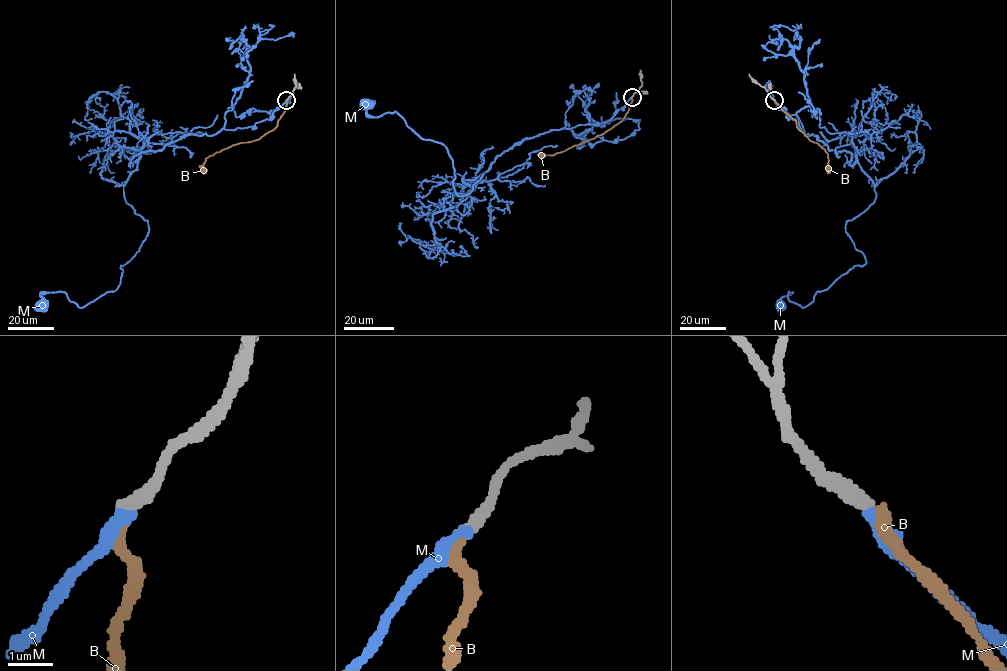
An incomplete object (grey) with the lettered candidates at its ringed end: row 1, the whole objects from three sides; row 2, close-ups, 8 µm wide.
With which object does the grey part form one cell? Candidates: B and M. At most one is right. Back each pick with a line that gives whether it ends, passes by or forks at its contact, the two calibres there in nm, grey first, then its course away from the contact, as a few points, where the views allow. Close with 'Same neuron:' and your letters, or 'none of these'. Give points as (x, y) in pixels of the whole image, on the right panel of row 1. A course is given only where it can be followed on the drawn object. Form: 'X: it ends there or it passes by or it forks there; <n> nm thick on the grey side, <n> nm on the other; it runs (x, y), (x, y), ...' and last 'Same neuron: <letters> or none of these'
M: it ends there; 320 nm thick on the grey side, 280 nm on the other; it runs (774, 99), (806, 135), (851, 154), (876, 193), (845, 229), (866, 263), (807, 305), (789, 291), (781, 305)
Same neuron: M

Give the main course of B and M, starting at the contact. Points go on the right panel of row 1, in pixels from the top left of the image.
B: (774, 99), (796, 121), (798, 129), (828, 154), (828, 173)
M: (774, 99), (806, 135), (851, 154), (876, 193), (845, 229), (866, 263), (807, 305), (789, 291), (781, 305)

